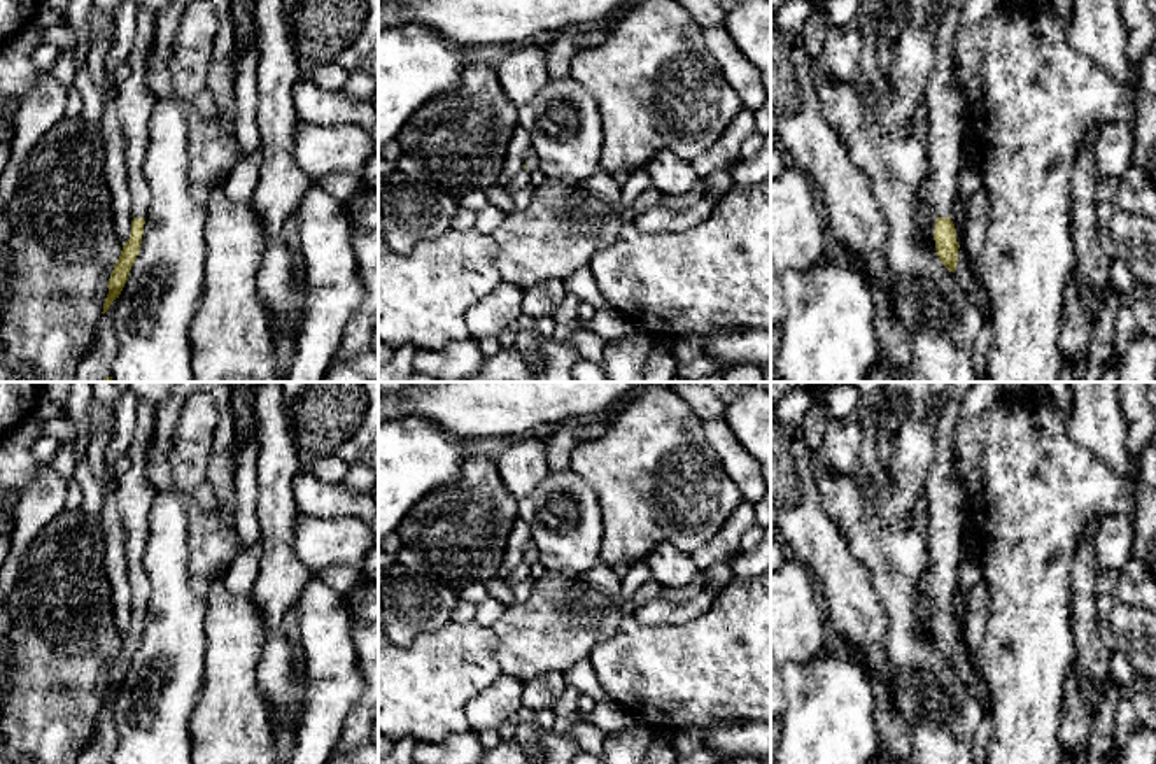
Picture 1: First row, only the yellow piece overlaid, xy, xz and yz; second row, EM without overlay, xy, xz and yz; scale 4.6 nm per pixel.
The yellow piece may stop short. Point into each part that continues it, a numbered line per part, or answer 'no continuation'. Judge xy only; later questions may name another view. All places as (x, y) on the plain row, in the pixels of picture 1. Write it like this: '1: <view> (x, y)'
1: xy (135, 493)

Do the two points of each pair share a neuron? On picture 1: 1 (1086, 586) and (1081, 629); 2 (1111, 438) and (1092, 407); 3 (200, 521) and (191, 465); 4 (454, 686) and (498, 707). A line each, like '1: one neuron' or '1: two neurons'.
1: one neuron
2: one neuron
3: two neurons
4: two neurons

